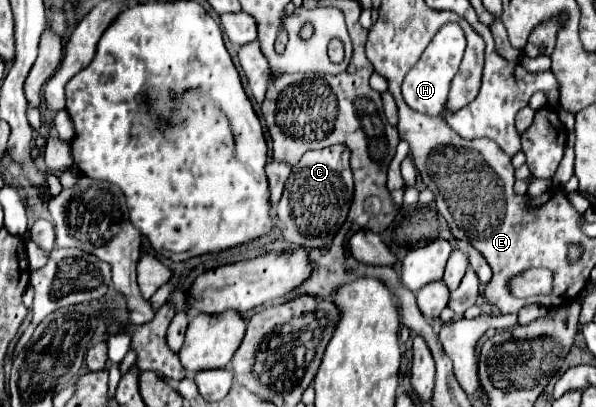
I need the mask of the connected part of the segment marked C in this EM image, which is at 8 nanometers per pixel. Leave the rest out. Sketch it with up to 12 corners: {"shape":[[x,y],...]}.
{"shape":[[349,147],[307,151],[277,205],[285,241],[329,247],[353,201]]}

